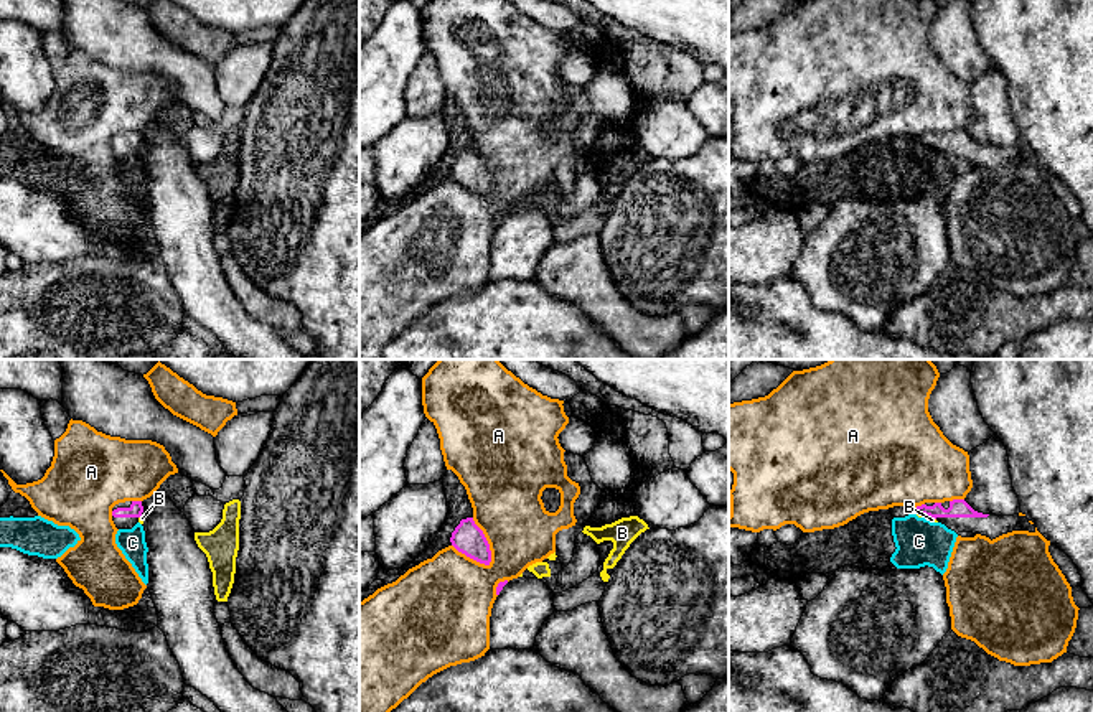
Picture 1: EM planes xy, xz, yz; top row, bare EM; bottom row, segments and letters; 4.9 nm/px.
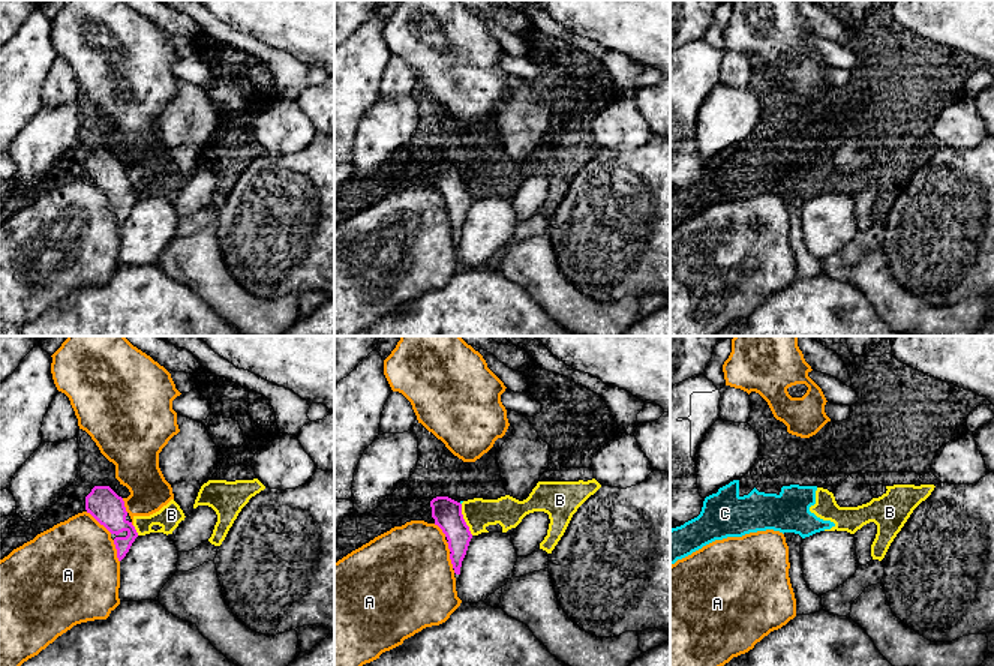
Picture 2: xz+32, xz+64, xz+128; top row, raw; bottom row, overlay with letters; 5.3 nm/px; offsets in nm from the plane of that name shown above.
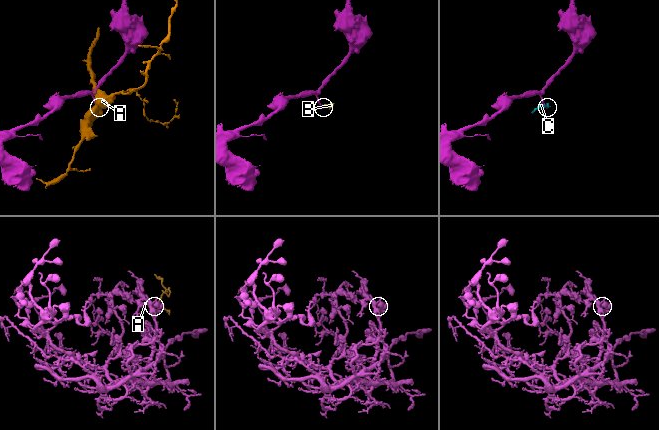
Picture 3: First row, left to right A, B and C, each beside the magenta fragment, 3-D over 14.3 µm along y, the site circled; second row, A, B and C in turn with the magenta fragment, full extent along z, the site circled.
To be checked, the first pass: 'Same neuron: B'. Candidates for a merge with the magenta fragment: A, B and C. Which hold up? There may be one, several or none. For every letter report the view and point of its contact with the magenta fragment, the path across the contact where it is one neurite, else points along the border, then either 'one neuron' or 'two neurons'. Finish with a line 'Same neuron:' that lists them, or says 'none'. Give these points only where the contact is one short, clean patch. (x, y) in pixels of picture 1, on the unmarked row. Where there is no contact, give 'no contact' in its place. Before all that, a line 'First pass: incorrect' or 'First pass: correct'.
First pass: incorrect
A: meets magenta in xz at (487, 173); two neurons
B: meets magenta in yz at (927, 145); border along yz (917, 144), (935, 150); two neurons
C: meets magenta in yz at (914, 144); border along yz (912, 142), (915, 145); two neurons
Same neuron: none

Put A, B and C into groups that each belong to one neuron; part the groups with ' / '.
A / B C

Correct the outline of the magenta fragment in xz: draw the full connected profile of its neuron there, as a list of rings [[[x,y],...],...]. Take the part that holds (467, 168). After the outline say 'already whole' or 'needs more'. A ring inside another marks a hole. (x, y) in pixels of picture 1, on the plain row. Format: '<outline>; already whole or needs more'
[[[473,148],[462,150],[450,168],[452,176],[467,188],[490,196],[491,181],[483,162],[475,155]]]; already whole

